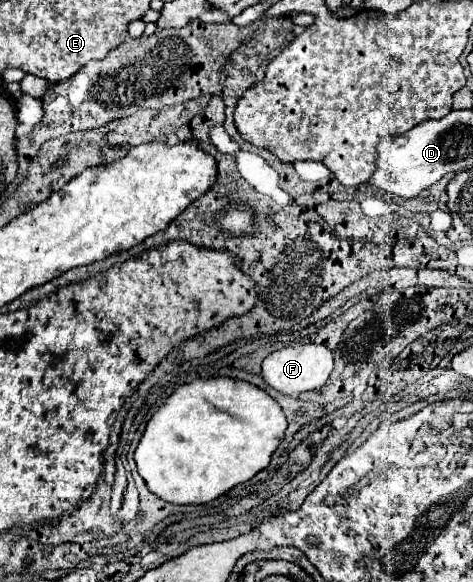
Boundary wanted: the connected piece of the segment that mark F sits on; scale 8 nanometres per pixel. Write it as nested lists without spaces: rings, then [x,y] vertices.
[[[307,343],[307,345],[289,345],[285,349],[273,351],[271,355],[265,357],[263,361],[263,379],[269,387],[273,387],[279,393],[297,397],[305,391],[313,391],[325,385],[327,377],[333,371],[333,351],[329,351],[325,345],[315,345],[315,343]]]

